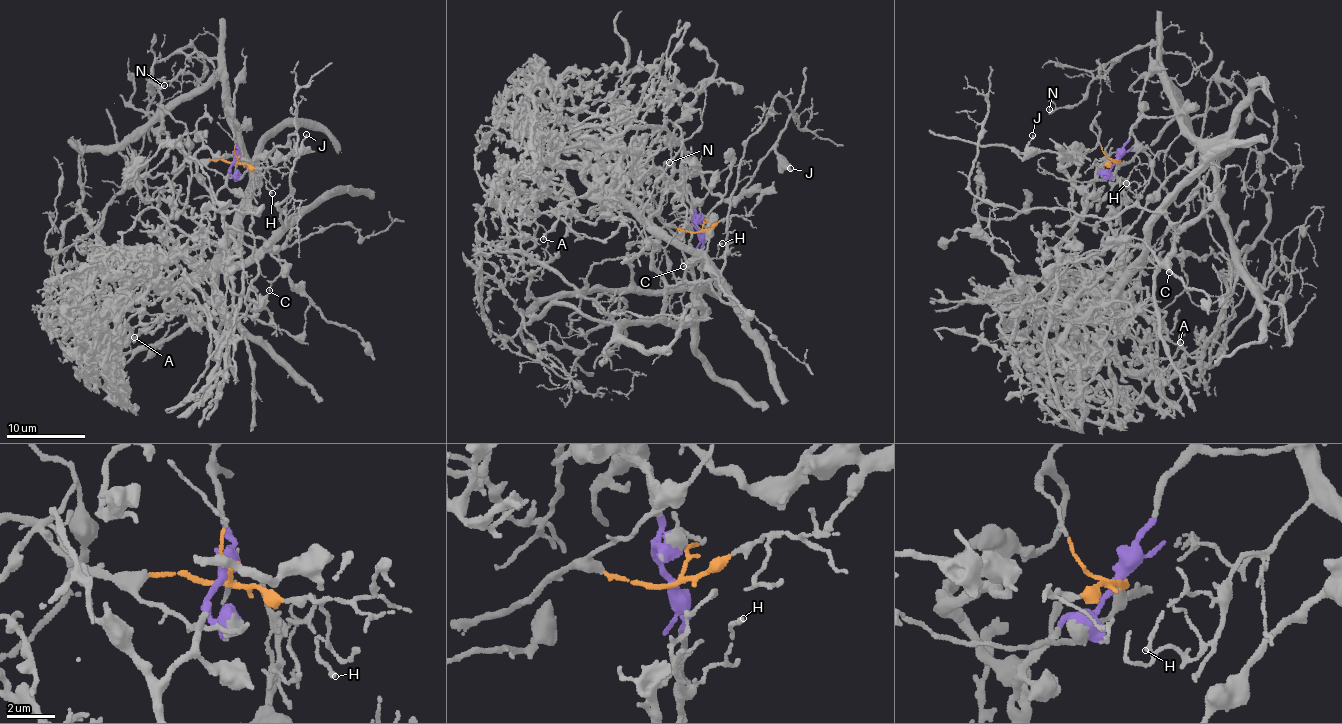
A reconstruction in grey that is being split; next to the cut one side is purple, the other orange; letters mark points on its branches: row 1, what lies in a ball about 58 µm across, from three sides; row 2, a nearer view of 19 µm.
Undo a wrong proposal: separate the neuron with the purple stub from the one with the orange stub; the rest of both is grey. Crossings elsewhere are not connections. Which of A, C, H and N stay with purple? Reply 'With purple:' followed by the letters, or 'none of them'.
With purple: C

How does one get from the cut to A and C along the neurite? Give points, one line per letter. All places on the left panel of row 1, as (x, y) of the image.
A: (235, 163), (167, 111), (222, 83), (246, 197), (230, 273), (168, 256), (135, 337)
C: (235, 163), (214, 199), (216, 209), (242, 262), (246, 299), (259, 257), (276, 252), (282, 268), (269, 291)

